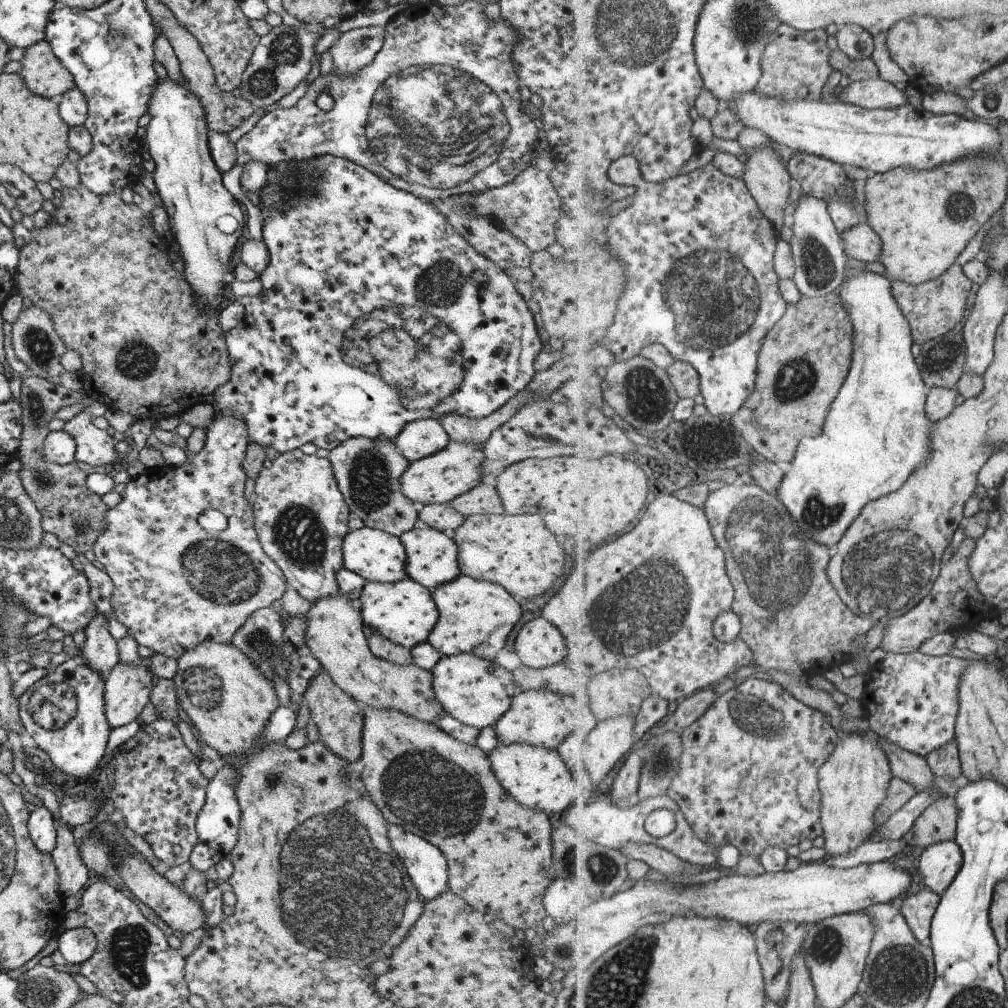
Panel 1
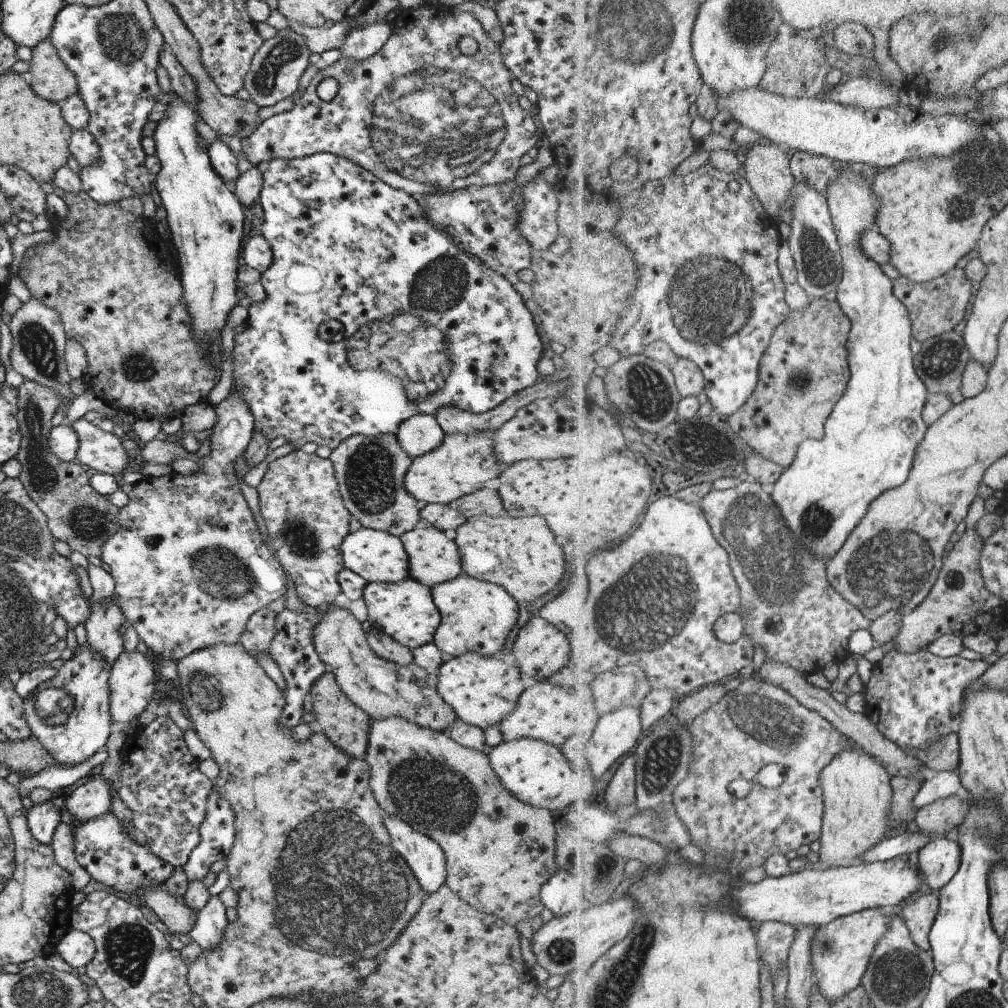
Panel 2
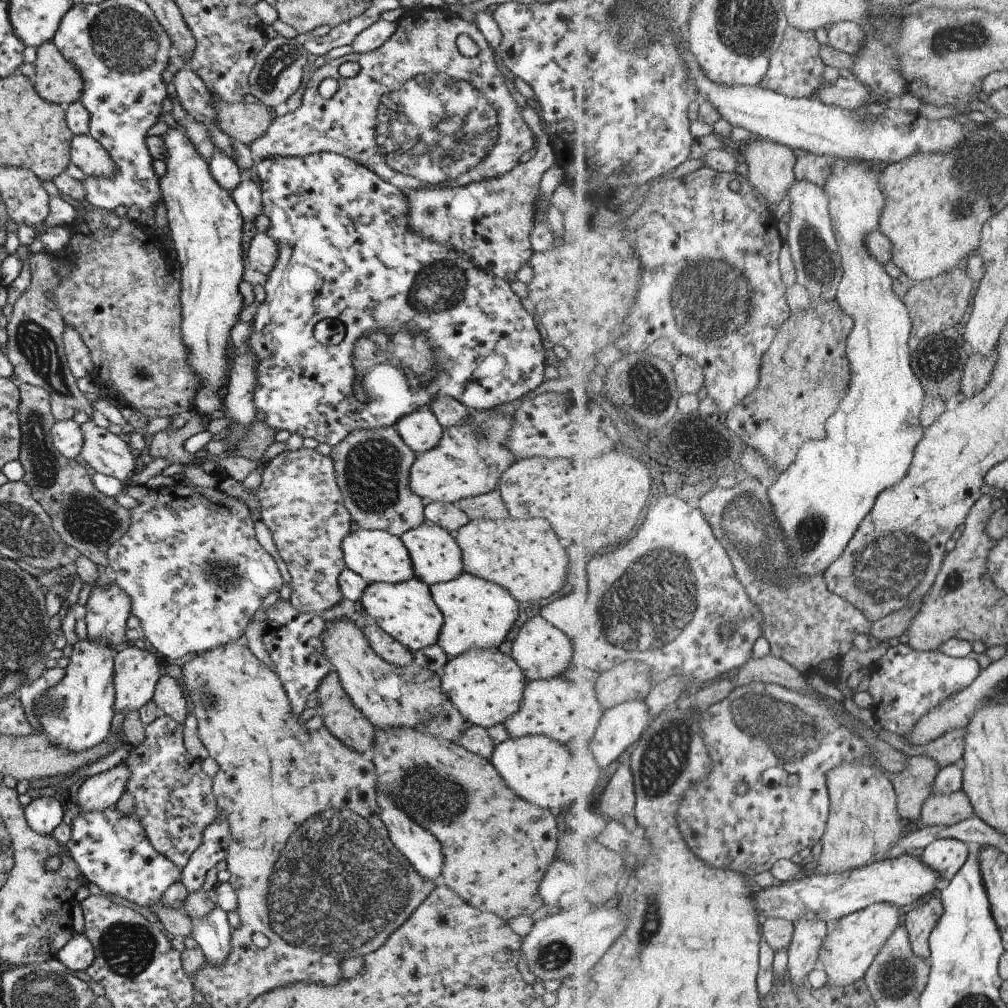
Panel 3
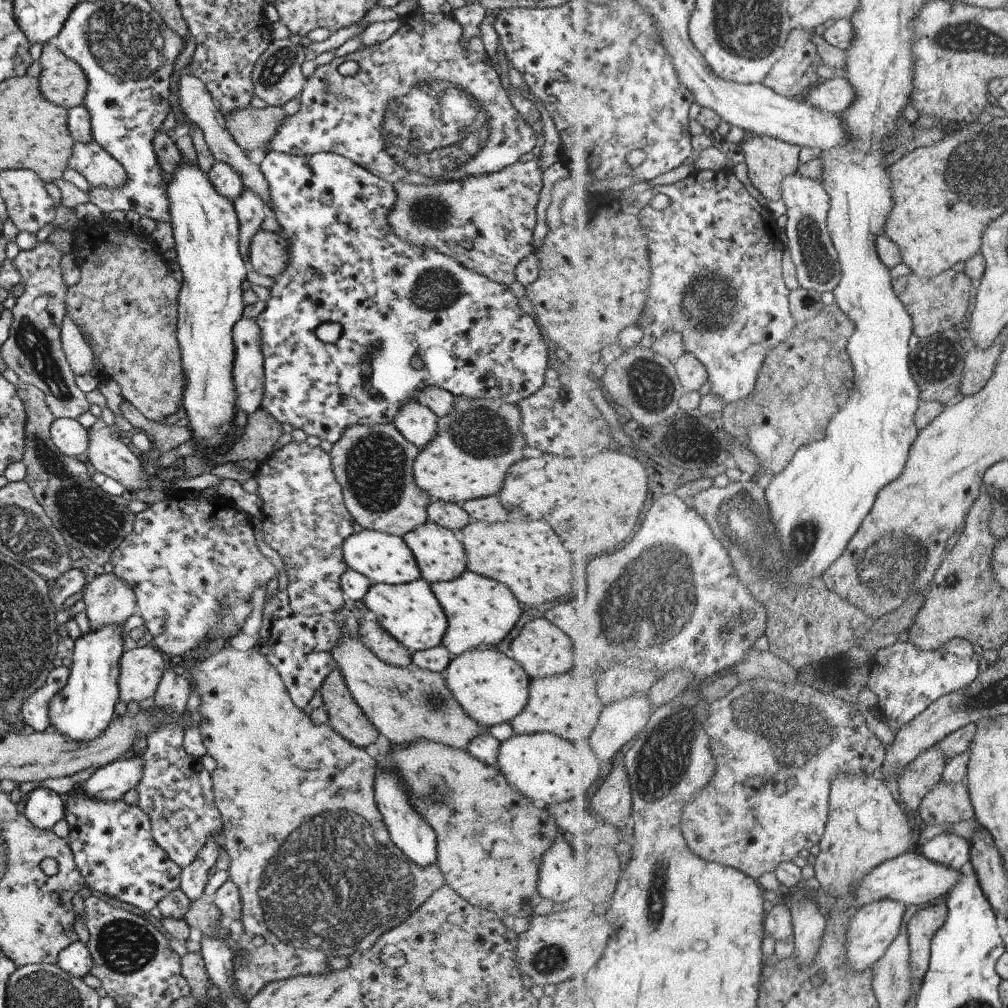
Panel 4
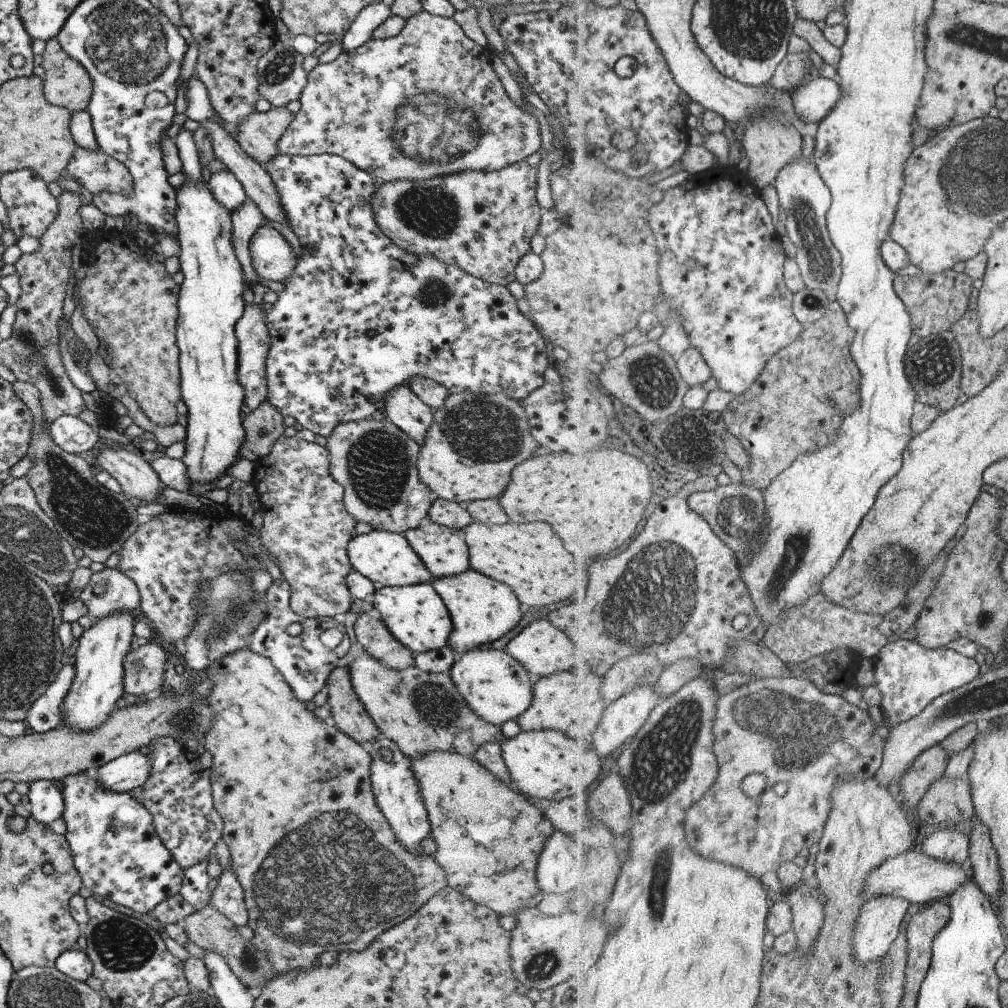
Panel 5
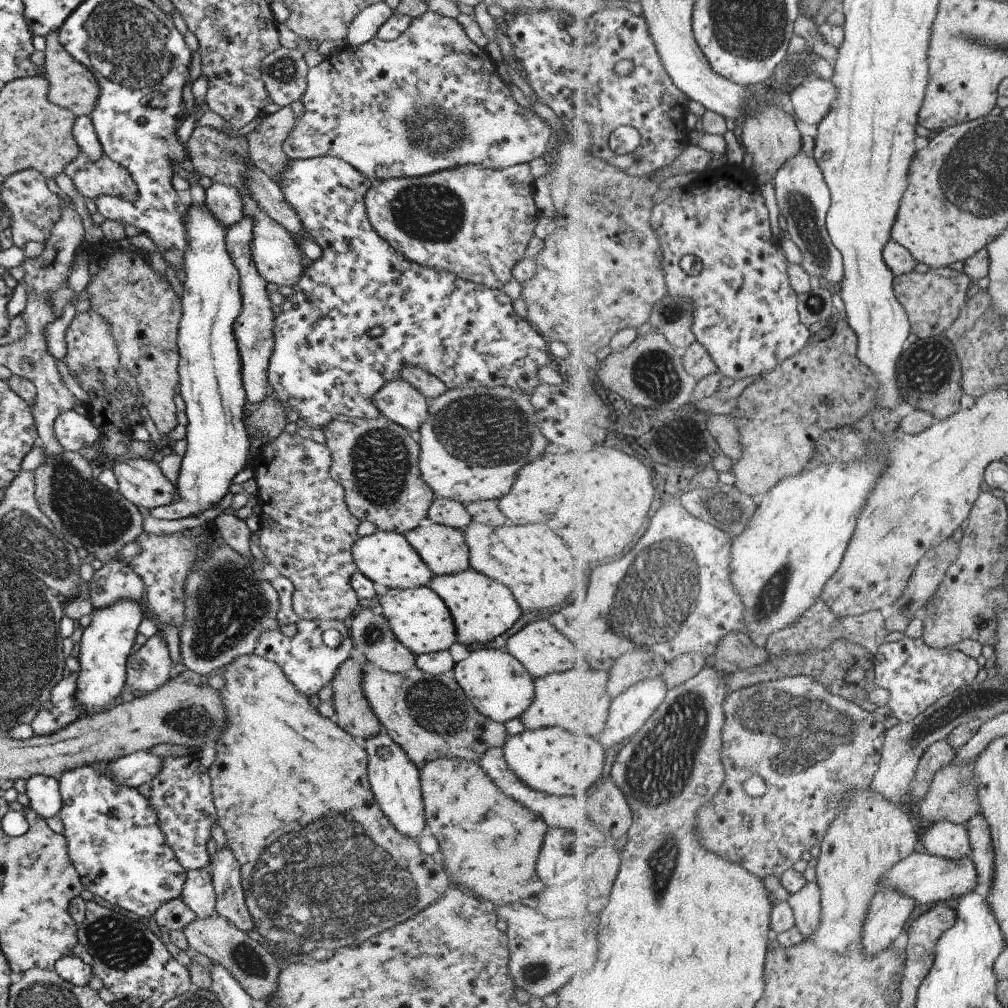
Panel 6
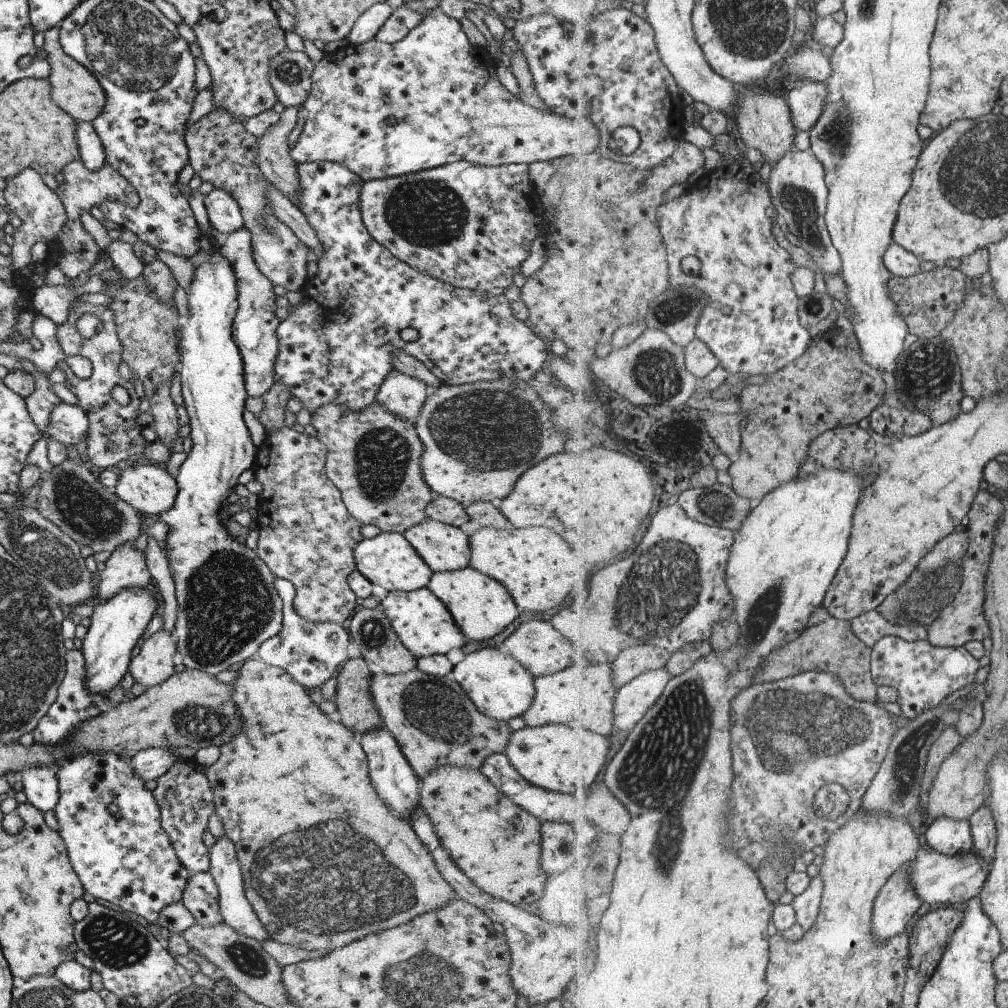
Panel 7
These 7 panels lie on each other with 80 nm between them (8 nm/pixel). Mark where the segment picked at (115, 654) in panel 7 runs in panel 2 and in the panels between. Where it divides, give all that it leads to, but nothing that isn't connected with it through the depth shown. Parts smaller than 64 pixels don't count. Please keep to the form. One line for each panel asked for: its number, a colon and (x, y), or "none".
2: (69, 715)
3: (75, 714)
4: (81, 710)
5: (98, 678)
6: (105, 644)

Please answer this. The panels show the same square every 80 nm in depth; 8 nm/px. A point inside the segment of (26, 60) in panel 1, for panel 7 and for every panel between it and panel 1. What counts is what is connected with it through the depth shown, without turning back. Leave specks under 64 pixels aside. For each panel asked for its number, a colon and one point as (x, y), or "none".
2: (49, 78)
3: (57, 81)
4: (60, 81)
5: (66, 84)
6: (70, 86)
7: (72, 88)

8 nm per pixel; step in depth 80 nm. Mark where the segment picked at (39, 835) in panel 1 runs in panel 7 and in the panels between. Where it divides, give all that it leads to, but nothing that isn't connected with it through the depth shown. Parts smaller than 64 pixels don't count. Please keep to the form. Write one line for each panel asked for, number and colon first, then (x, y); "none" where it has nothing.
2: (41, 819)
3: (42, 814)
4: (43, 808)
5: (45, 801)
6: (42, 791)
7: (40, 788)

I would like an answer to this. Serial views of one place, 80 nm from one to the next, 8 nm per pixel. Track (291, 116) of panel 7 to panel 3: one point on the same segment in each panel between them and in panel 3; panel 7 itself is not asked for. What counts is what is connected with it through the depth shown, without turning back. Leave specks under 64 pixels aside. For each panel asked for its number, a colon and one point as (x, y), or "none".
3: (244, 122)
4: (251, 128)
5: (258, 134)
6: (265, 152)

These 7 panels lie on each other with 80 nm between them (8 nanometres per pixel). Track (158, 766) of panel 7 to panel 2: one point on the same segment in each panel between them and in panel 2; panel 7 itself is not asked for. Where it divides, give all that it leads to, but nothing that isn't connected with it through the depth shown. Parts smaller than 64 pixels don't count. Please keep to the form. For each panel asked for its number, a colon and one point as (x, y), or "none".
2: (93, 798)
3: (102, 790)
4: (108, 783)
5: (125, 772)
6: (140, 767)

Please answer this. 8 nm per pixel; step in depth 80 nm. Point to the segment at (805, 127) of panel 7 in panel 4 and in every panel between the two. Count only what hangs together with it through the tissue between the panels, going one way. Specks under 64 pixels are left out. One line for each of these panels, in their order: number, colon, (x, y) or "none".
4: (834, 95)
5: (813, 101)
6: (811, 100)

